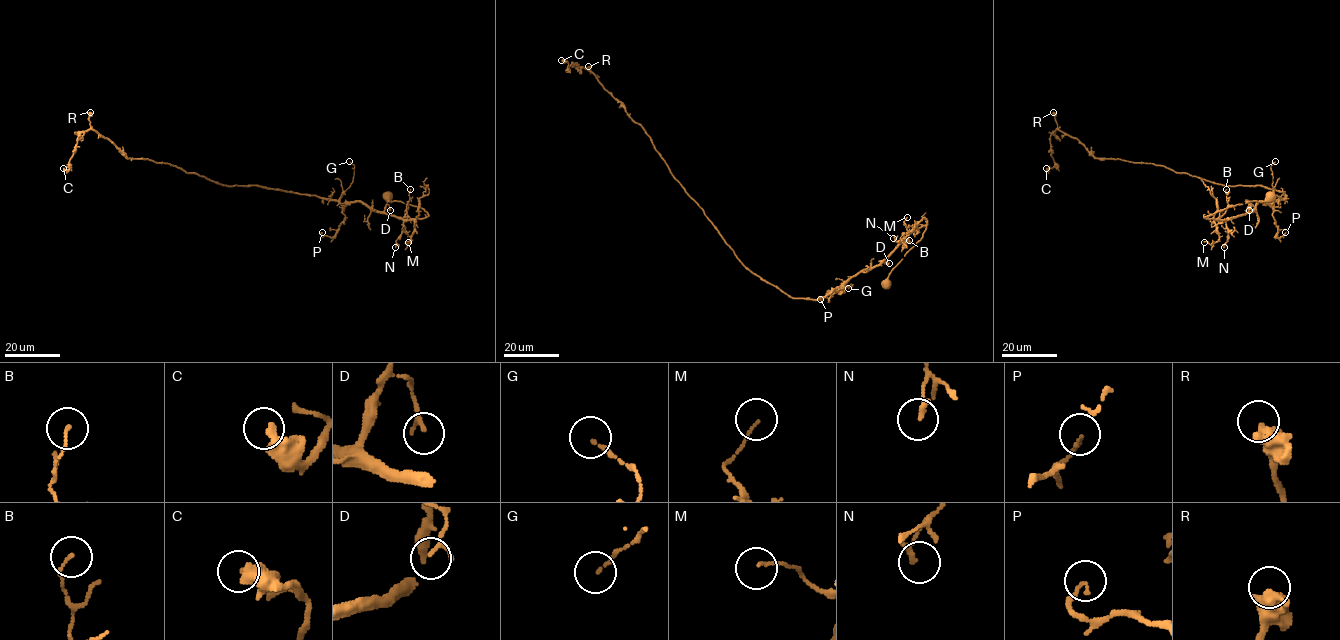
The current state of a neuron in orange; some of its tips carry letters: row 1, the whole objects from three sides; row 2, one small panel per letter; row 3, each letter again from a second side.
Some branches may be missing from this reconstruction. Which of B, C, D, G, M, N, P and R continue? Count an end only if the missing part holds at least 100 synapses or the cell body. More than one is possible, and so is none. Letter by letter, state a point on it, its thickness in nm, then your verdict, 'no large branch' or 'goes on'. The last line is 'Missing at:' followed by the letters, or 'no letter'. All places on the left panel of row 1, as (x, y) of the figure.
B: place (410, 189); calibre 100 nm; no large branch
C: place (63, 168); calibre 440 nm; no large branch
D: place (390, 210); calibre 110 nm; no large branch
G: place (349, 161); calibre 100 nm; no large branch
M: place (408, 242); calibre 80 nm; no large branch
N: place (395, 247); calibre 180 nm; no large branch
P: place (322, 232); calibre 140 nm; no large branch
R: place (90, 112); calibre 600 nm; no large branch
Missing at: no letter

